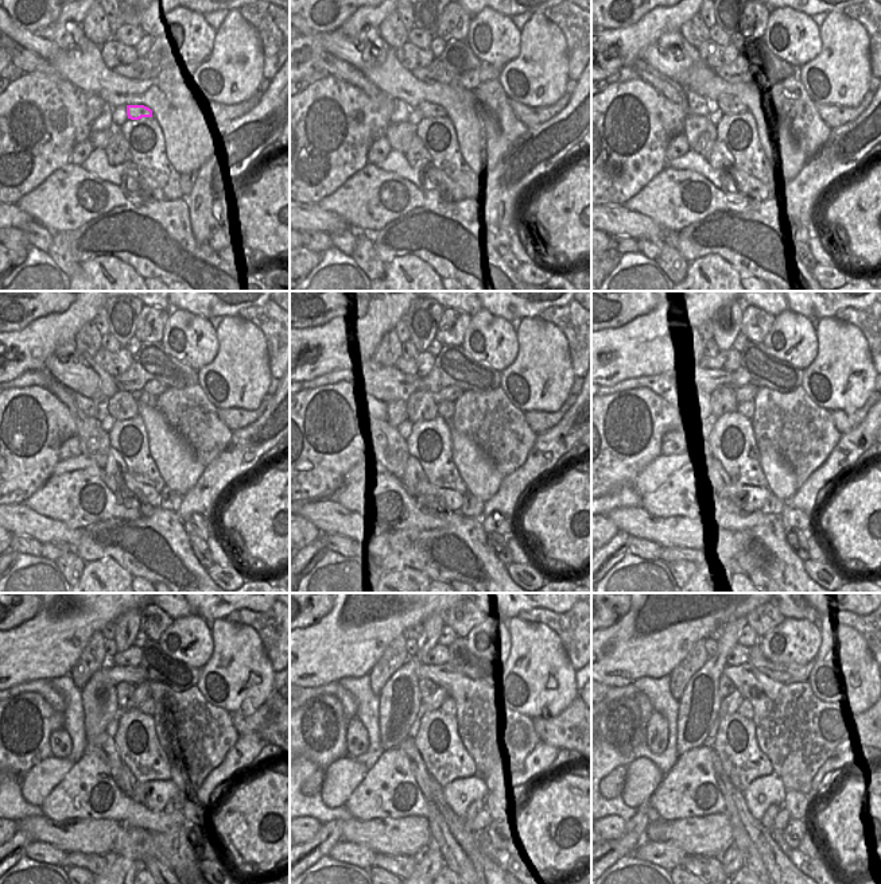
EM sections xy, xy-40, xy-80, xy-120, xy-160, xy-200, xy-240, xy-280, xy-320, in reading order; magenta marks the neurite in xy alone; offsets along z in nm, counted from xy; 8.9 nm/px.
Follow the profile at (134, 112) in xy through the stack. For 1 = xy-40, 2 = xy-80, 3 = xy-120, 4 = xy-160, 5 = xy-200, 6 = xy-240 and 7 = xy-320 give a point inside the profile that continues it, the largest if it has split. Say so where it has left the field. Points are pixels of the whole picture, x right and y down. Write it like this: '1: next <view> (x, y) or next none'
1: next xy-40 (427, 109)
2: next xy-80 (729, 105)
3: next xy-120 (119, 407)
4: next xy-160 (420, 407)
5: next xy-200 (721, 403)
6: next xy-240 (125, 704)
7: next xy-320 (713, 732)

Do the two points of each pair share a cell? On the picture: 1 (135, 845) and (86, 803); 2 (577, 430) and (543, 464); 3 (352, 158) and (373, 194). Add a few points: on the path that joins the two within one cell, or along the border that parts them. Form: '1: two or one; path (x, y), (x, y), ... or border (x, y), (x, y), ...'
1: two; border (125, 828), (143, 828), (156, 833)
2: one; path (567, 437), (550, 454)
3: two; border (369, 163), (357, 170), (334, 190)

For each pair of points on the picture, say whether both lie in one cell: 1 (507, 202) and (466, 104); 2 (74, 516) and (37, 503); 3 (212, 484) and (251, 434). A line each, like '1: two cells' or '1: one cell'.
1: two cells
2: one cell
3: one cell

